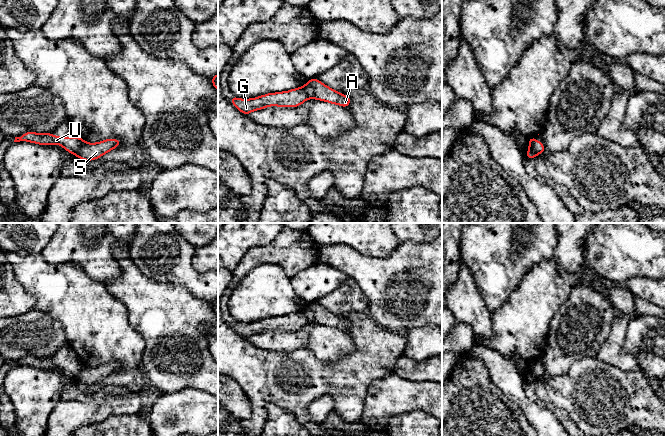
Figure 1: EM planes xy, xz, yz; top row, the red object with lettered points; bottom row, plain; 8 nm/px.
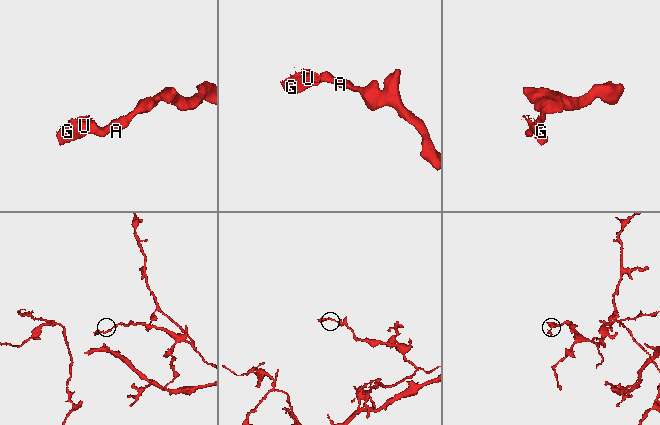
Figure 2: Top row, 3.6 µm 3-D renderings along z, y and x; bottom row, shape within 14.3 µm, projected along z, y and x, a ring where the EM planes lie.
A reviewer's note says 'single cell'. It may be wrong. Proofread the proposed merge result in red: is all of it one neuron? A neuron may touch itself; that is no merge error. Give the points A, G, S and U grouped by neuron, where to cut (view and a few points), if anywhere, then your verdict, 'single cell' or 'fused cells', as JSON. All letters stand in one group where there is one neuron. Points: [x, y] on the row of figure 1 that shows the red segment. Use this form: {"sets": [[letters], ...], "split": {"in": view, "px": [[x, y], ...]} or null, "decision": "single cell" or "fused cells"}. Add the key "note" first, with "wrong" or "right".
{"note": "wrong", "sets": [["A", "S"], ["G", "U"]], "split": {"in": "xy", "px": [[85, 142], [76, 155]]}, "decision": "fused cells"}

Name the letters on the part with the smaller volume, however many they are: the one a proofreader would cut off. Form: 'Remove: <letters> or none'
Remove: G, U

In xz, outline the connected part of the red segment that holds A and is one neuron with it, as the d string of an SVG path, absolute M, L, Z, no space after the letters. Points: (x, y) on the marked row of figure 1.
M317 78L308 80L303 87L309 98L326 101L328 103L340 105L347 108L351 104L351 99L347 95L339 93L337 90L329 88Z

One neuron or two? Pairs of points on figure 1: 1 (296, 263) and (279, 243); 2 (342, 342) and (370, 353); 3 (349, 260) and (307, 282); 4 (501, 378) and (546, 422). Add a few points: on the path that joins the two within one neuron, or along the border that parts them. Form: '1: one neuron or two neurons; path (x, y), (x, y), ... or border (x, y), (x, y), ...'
1: one neuron; path (294, 258), (284, 248)
2: two neurons; border (347, 332), (353, 342), (354, 349), (336, 361)
3: two neurons; border (319, 261), (329, 264), (348, 275)
4: one neuron; path (512, 389), (535, 413)

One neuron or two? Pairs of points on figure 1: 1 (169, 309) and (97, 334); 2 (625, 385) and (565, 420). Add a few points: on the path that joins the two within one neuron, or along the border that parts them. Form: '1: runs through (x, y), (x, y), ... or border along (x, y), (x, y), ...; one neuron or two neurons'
1: border along (120, 301), (126, 308), (129, 324), (144, 341); two neurons
2: border along (549, 404), (561, 408), (577, 425); two neurons

